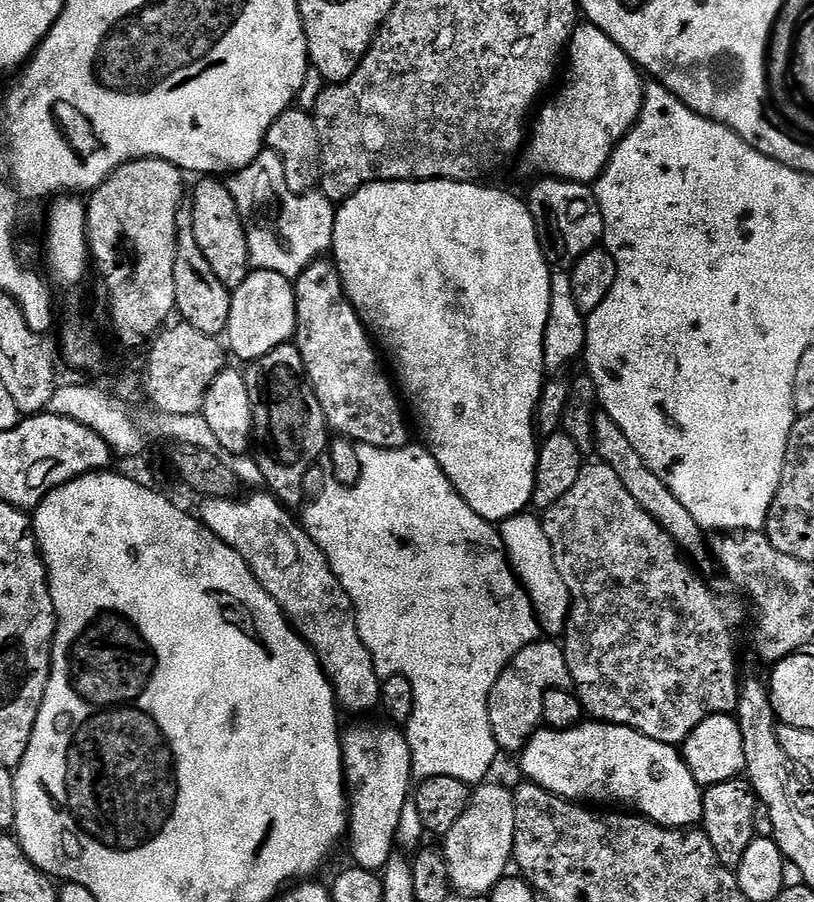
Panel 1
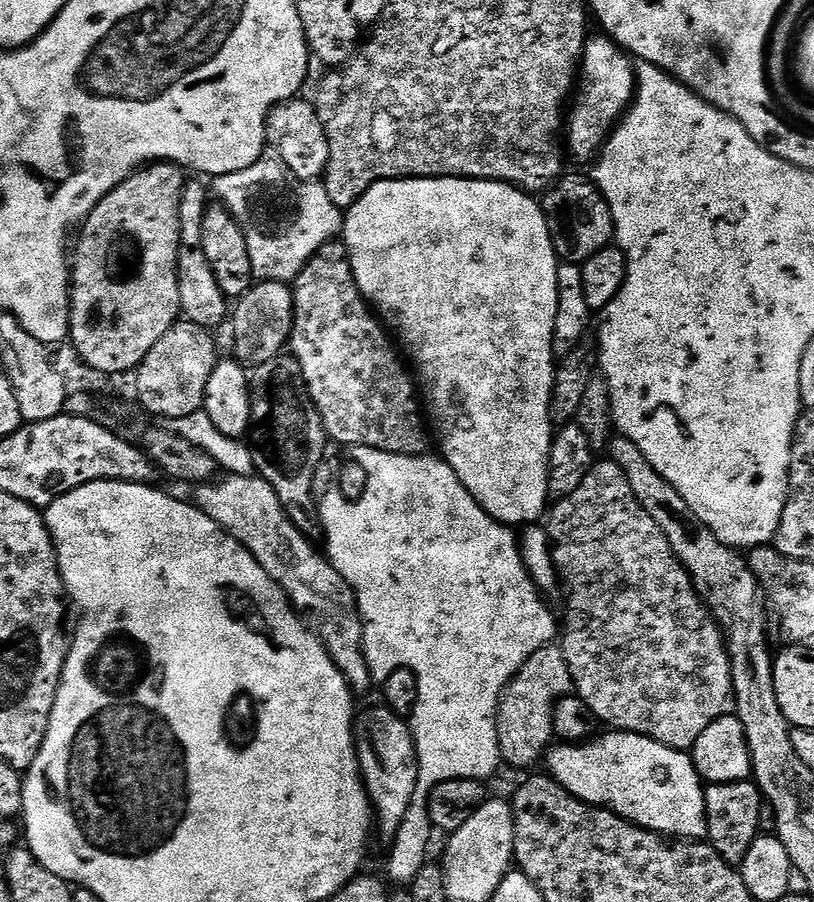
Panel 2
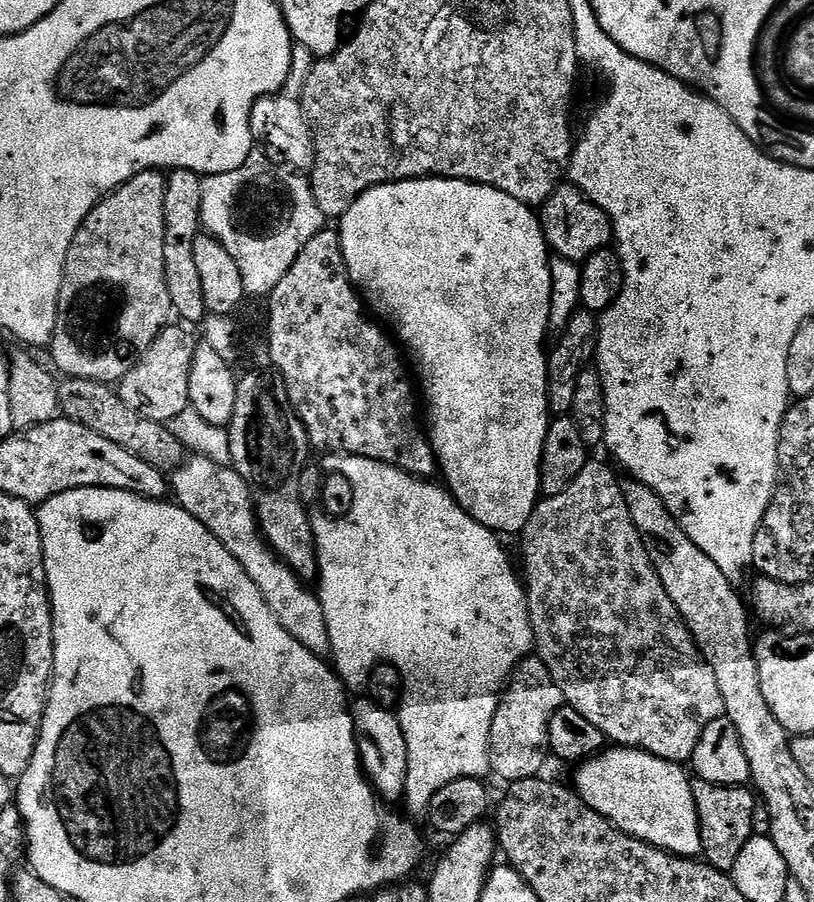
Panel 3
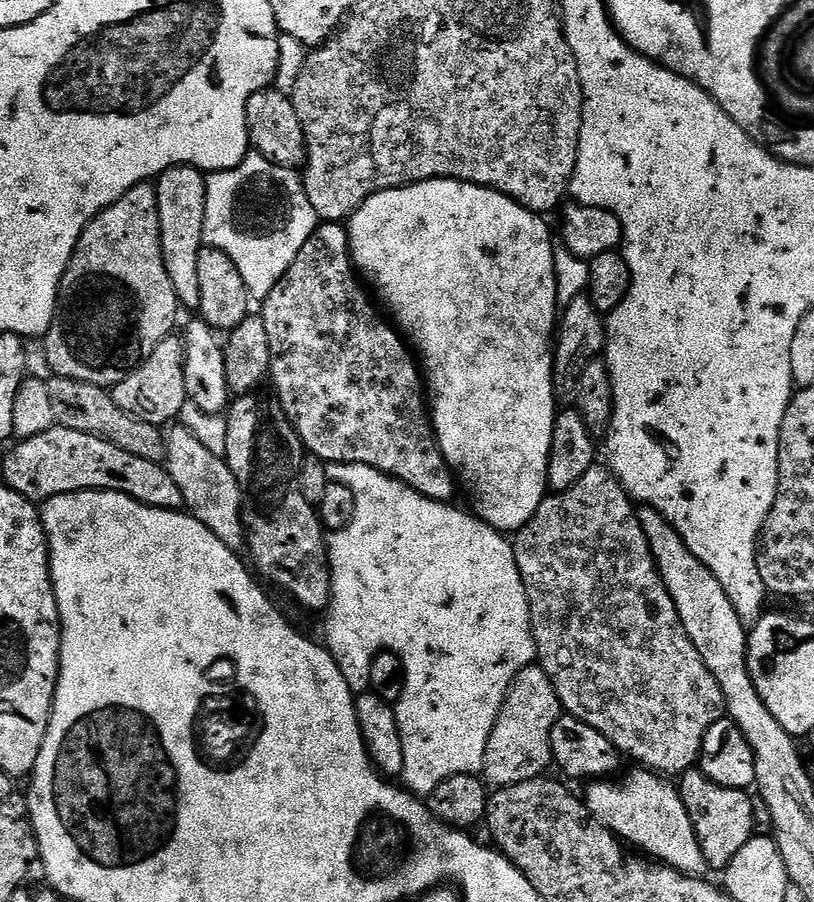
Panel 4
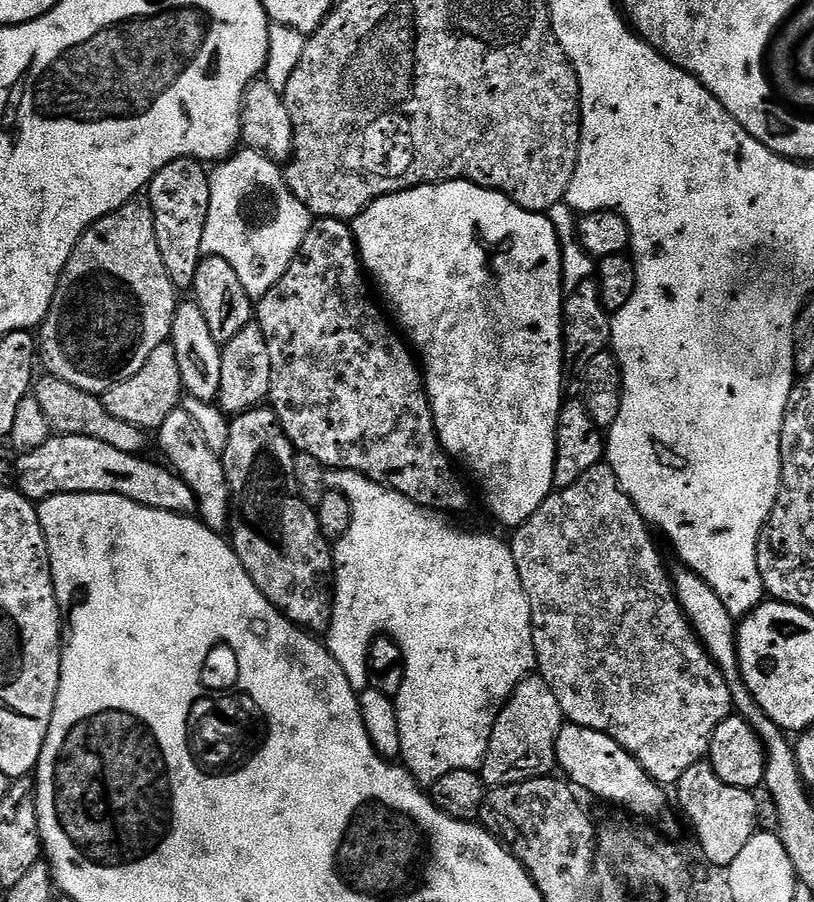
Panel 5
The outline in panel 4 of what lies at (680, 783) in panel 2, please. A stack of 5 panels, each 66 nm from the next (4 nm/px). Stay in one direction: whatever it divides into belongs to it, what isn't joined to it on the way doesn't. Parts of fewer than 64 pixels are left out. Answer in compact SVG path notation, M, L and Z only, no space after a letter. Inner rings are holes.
M636 766L633 769L625 778L624 784L619 784L616 778L591 781L587 785L588 811L621 841L641 848L636 850L645 857L667 864L670 868L676 868L686 876L707 877L710 869L706 858L702 858L702 850L698 846L690 814L680 797L679 787L671 779L643 766Z

